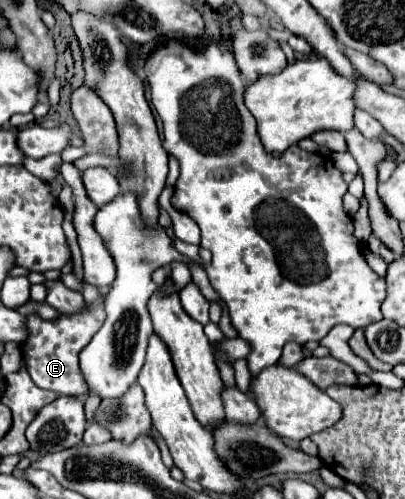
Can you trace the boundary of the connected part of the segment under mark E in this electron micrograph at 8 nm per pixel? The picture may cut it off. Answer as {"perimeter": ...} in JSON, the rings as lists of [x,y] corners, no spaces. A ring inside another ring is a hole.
{"perimeter":[[[88,307],[86,311],[66,317],[60,315],[56,321],[42,321],[38,315],[28,315],[28,329],[30,335],[28,339],[20,345],[28,373],[32,381],[48,391],[54,391],[56,395],[66,395],[66,397],[82,397],[88,393],[88,383],[80,371],[78,355],[80,351],[90,343],[92,335],[102,327],[104,319],[104,309],[102,307]]]}

